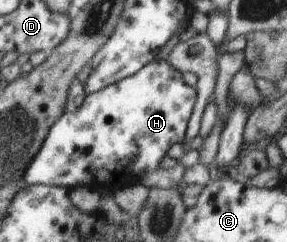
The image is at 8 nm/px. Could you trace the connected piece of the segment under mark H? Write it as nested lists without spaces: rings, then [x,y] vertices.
[[[152,60],[145,64],[138,72],[135,72],[132,76],[120,80],[117,84],[111,84],[102,90],[97,90],[94,94],[88,94],[85,96],[84,102],[79,108],[70,107],[68,112],[64,113],[48,130],[46,138],[44,138],[38,152],[36,152],[33,160],[30,160],[22,180],[24,180],[24,186],[40,185],[40,184],[54,184],[56,186],[66,187],[68,190],[76,188],[76,186],[87,186],[90,189],[100,190],[113,190],[116,191],[132,182],[139,180],[139,174],[142,169],[156,167],[162,162],[162,158],[166,156],[168,149],[174,144],[183,145],[183,140],[186,138],[186,129],[188,126],[188,120],[192,111],[194,110],[194,102],[196,102],[197,87],[191,87],[186,85],[182,80],[182,73],[178,72],[176,68],[172,68],[168,64],[168,60]]]

